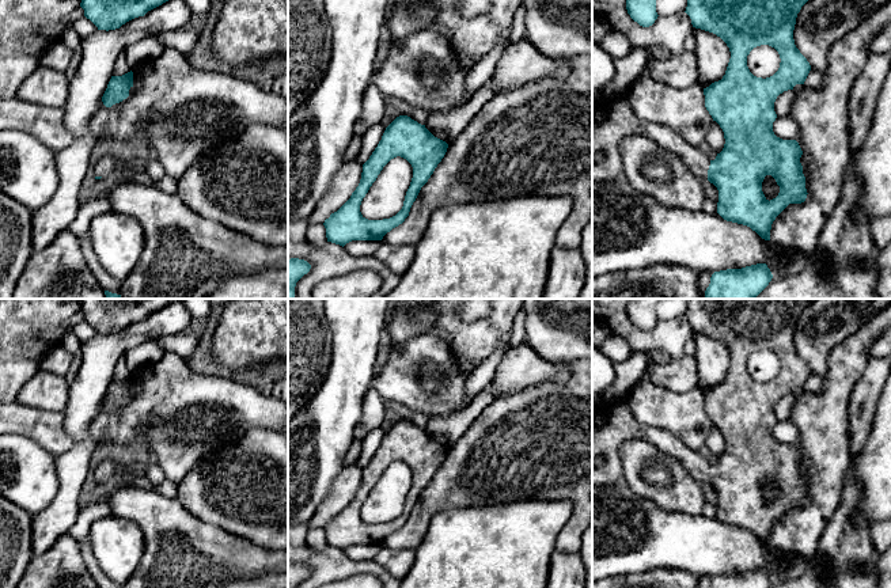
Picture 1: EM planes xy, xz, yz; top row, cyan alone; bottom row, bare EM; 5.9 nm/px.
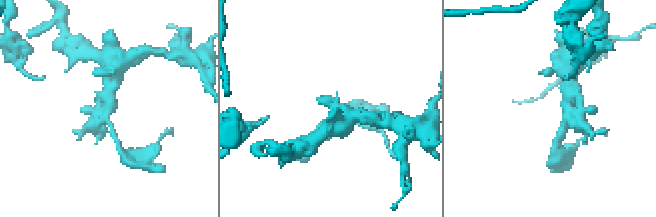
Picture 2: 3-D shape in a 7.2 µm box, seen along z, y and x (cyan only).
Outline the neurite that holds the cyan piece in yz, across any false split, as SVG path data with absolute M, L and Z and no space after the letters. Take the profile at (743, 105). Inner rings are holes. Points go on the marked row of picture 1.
M687 0L686 14L695 29L720 37L731 52L721 80L704 88L705 107L724 132L725 144L714 160L709 160L697 147L689 145L675 130L664 125L640 120L626 95L604 98L592 109L592 183L613 182L622 175L619 147L623 139L640 134L661 148L678 155L698 178L706 178L719 190L717 213L727 221L750 227L762 239L770 240L776 217L789 205L807 198L805 177L800 158L803 151L796 140L782 140L773 132L777 118L774 102L780 94L804 84L811 65L795 45L793 30L797 14L808 0ZM761 45L774 48L781 58L778 71L766 79L754 76L747 67L747 56ZM771 175L780 186L776 198L767 200L762 182Z

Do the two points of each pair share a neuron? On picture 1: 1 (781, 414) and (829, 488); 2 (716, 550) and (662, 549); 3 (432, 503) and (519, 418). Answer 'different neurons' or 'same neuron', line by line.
1: different neurons
2: same neuron
3: same neuron

